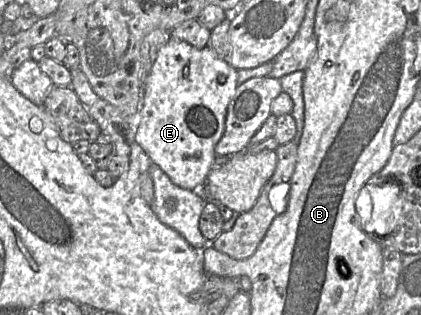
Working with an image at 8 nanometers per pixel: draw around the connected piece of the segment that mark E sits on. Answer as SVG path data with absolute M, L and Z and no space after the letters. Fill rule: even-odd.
M170 33L168 42L159 49L145 82L135 140L151 162L177 186L192 191L205 186L207 175L217 161L215 146L224 133L227 107L237 86L237 69L209 46L197 48L171 37Z

